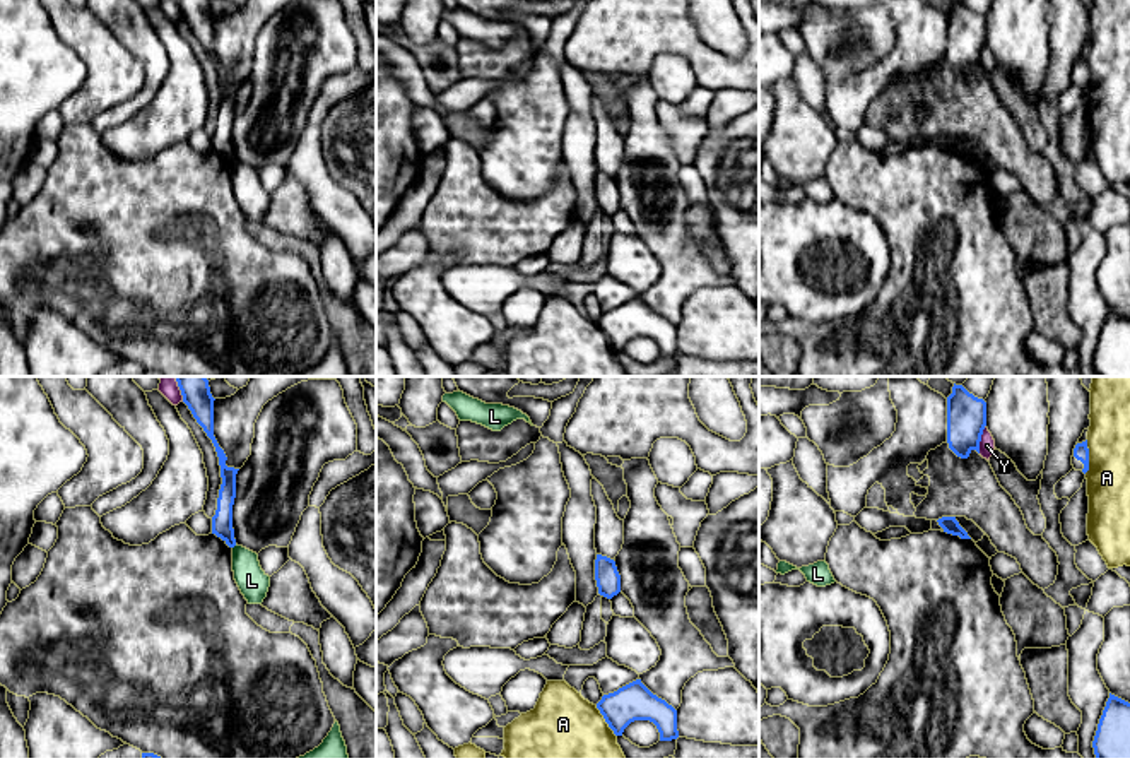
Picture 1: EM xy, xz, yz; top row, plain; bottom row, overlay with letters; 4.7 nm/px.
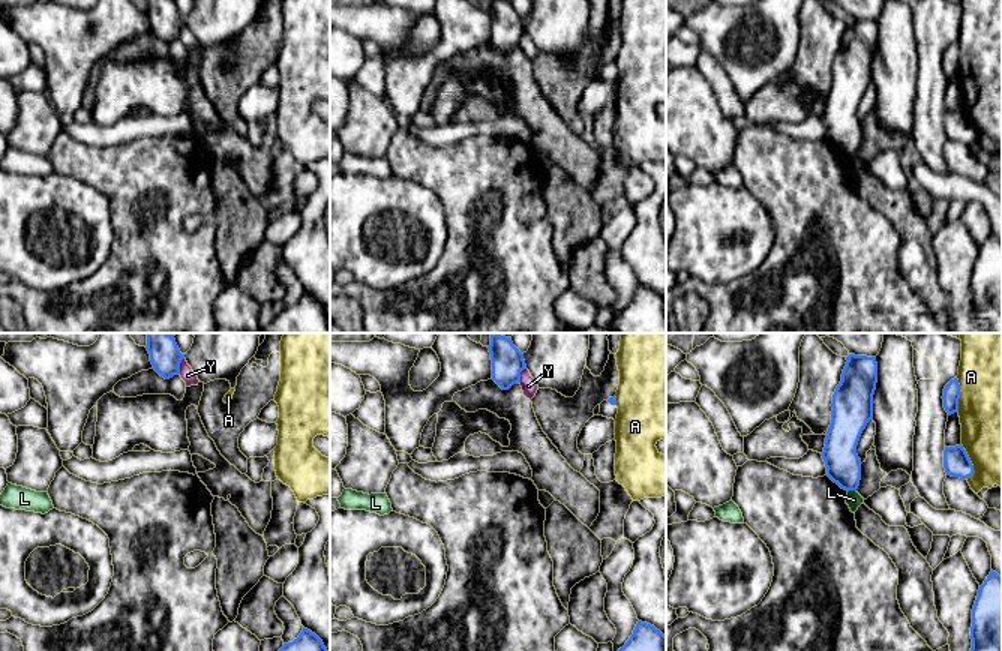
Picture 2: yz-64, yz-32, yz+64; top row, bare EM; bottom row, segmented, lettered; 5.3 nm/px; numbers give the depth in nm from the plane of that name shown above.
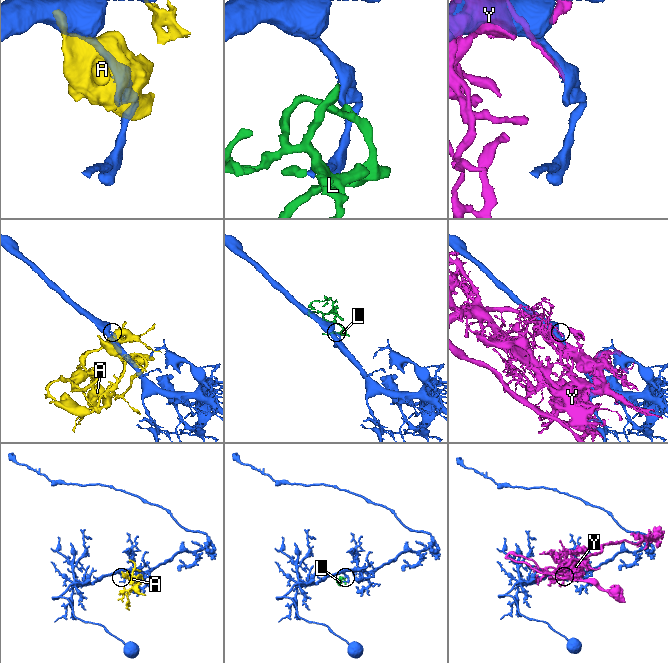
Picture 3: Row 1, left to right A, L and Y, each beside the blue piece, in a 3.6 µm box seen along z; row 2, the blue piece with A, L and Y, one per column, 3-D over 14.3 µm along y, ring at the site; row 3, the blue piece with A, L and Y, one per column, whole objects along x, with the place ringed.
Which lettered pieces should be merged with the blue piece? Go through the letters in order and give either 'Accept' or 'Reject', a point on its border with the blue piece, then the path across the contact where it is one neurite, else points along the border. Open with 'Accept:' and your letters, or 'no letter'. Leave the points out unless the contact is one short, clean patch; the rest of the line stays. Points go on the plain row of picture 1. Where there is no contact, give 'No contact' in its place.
Accept: no letter
A: Reject. Touches blue at yz (1088, 74)
L: Reject. No contact
Y: Reject. Touches blue at yz (980, 55)

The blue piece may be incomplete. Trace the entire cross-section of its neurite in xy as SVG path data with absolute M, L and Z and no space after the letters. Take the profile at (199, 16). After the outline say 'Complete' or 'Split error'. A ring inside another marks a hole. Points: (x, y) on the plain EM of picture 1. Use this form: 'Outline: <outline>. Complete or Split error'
Outline: M178 0L178 3L181 7L183 19L188 22L197 39L212 56L219 74L222 101L219 106L217 127L215 132L212 133L212 151L221 154L229 164L234 164L236 156L232 145L232 121L236 115L236 91L239 86L226 82L227 74L214 53L215 15L210 10L209 0Z. Complete

